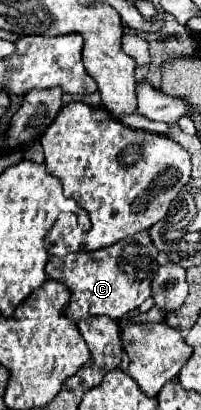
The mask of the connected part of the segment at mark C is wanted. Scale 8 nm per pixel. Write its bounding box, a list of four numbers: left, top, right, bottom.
[46,231,158,321]

